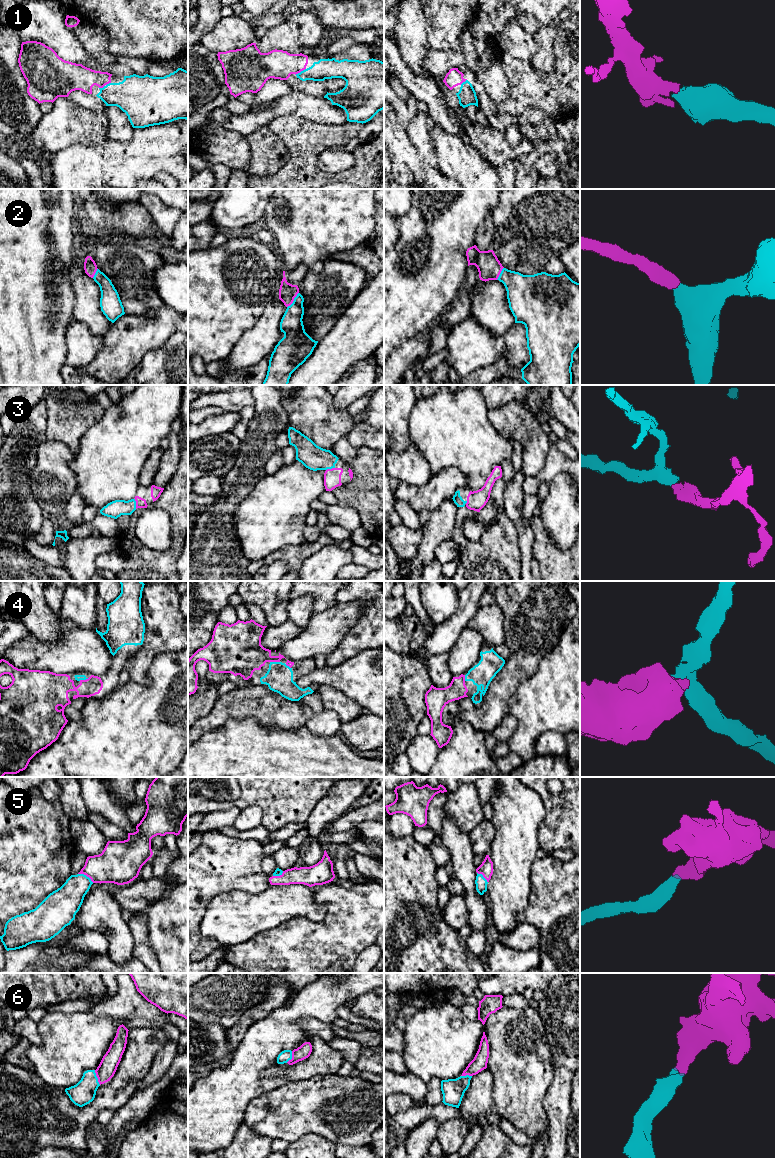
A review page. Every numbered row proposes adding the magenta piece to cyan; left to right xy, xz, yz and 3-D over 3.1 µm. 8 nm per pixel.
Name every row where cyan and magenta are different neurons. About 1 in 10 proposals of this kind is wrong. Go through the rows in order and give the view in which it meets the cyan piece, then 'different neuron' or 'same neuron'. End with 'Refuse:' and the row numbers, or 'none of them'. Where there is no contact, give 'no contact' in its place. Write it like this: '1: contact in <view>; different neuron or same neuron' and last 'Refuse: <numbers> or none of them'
1: contact in xz; same neuron
2: contact in xz; same neuron
3: contact in xy; same neuron
4: contact in xz; same neuron
5: contact in xy; same neuron
6: contact in xy; same neuron
Refuse: none of them

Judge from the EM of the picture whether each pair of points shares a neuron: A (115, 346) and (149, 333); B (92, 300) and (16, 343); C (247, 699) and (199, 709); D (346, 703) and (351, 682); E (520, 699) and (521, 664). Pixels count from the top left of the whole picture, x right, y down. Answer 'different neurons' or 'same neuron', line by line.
A: same neuron
B: different neurons
C: different neurons
D: different neurons
E: different neurons

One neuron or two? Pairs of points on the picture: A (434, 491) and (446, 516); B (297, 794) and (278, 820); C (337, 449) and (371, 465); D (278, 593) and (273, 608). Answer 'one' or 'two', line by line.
A: two
B: one
C: two
D: one

